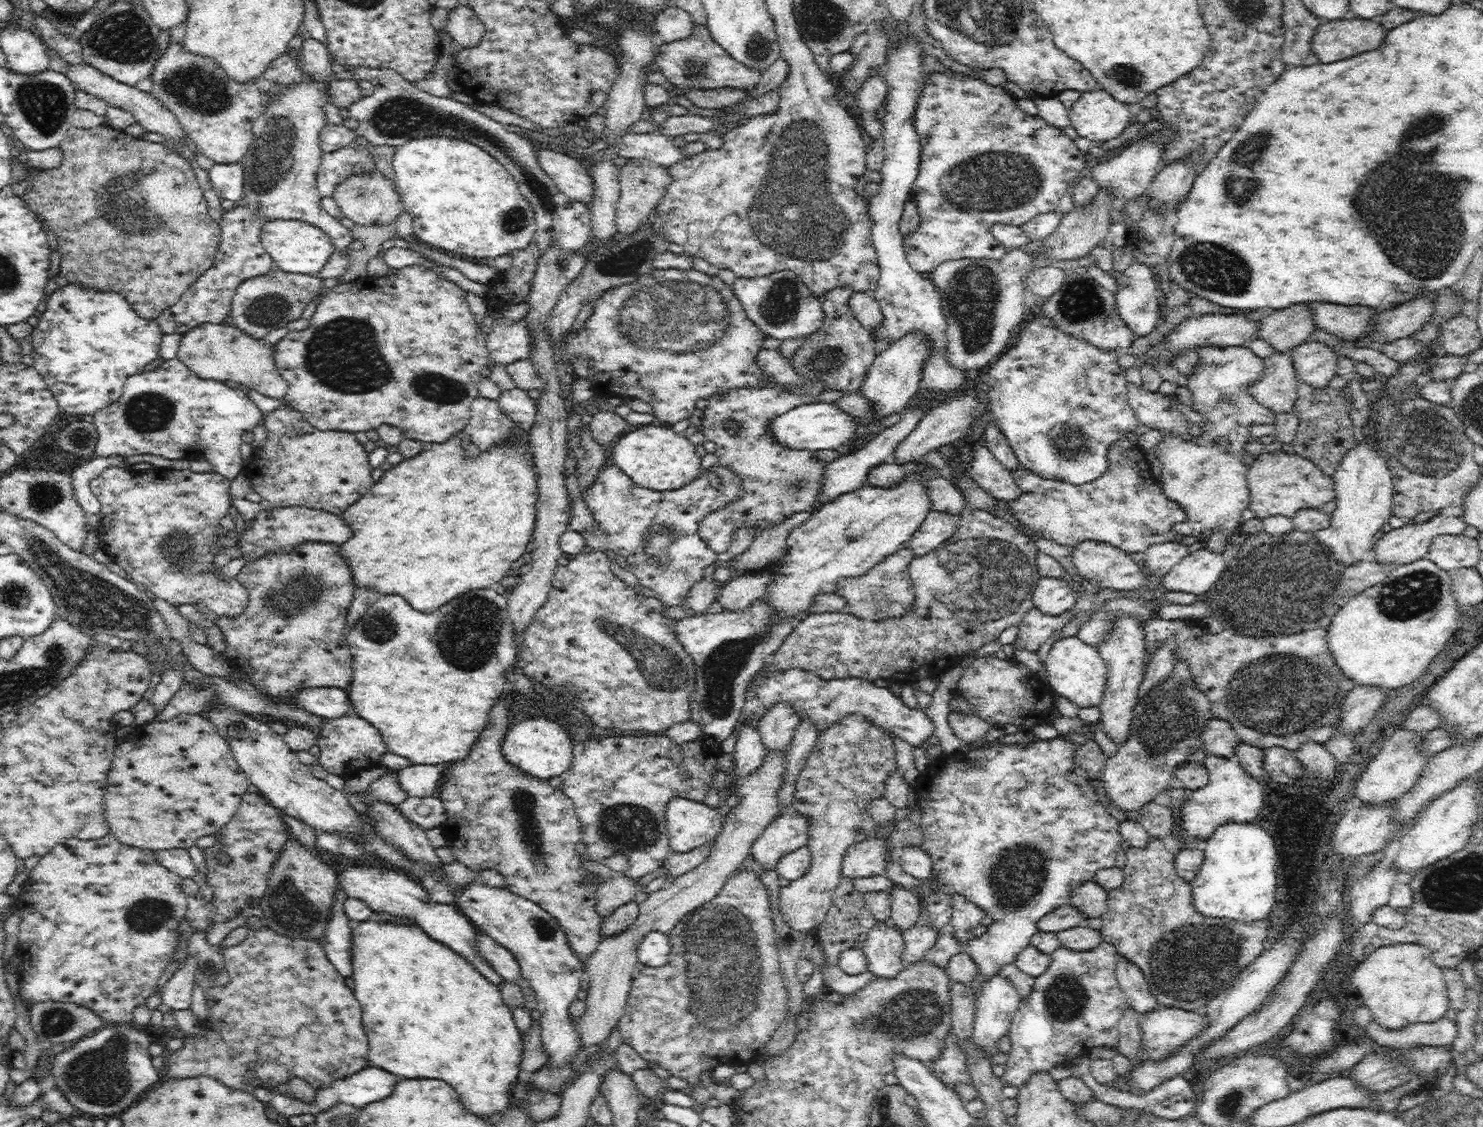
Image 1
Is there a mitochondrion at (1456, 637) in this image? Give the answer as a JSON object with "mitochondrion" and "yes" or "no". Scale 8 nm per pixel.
{"mitochondrion":"no"}

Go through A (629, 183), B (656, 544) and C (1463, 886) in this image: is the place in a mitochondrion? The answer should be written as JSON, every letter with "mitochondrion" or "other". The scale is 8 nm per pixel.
{"A":"other","B":"mitochondrion","C":"mitochondrion"}

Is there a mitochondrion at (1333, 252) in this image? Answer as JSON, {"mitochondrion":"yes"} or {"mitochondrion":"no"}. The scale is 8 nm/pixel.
{"mitochondrion":"no"}

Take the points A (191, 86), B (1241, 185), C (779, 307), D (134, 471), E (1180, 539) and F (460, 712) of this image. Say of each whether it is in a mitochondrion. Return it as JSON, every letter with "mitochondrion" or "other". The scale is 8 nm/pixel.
{"A":"mitochondrion","B":"mitochondrion","C":"mitochondrion","D":"other","E":"other","F":"other"}

